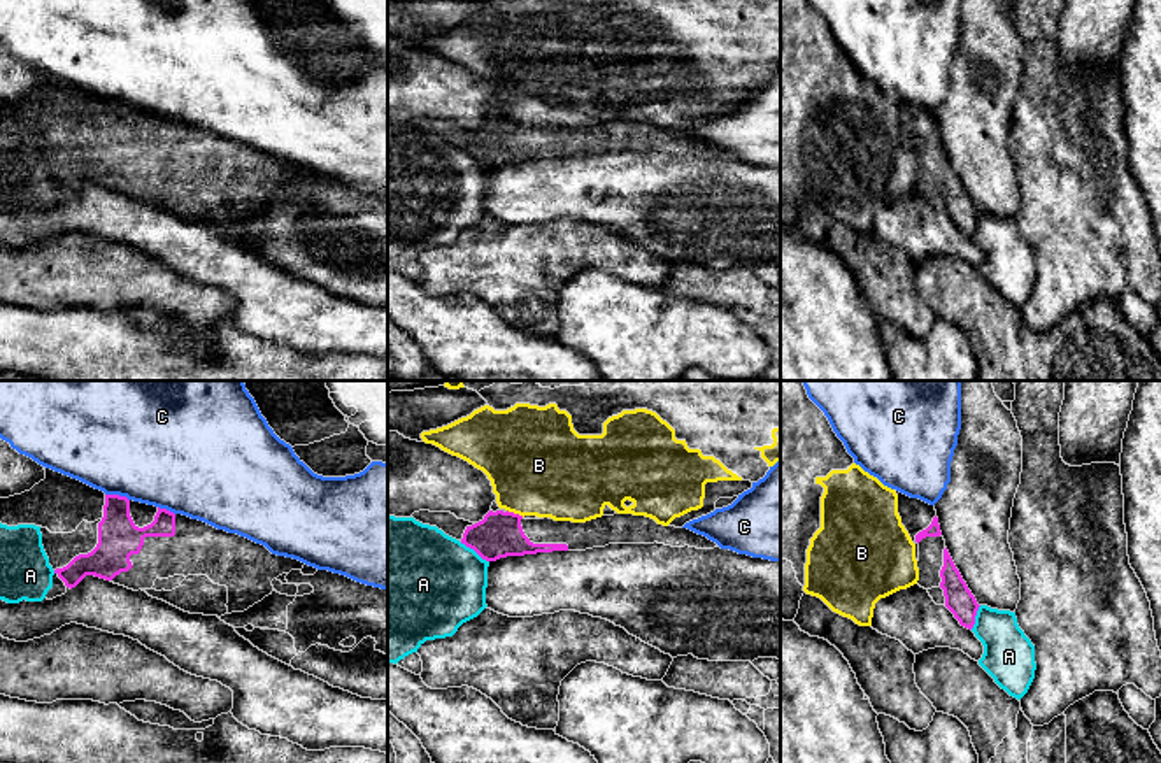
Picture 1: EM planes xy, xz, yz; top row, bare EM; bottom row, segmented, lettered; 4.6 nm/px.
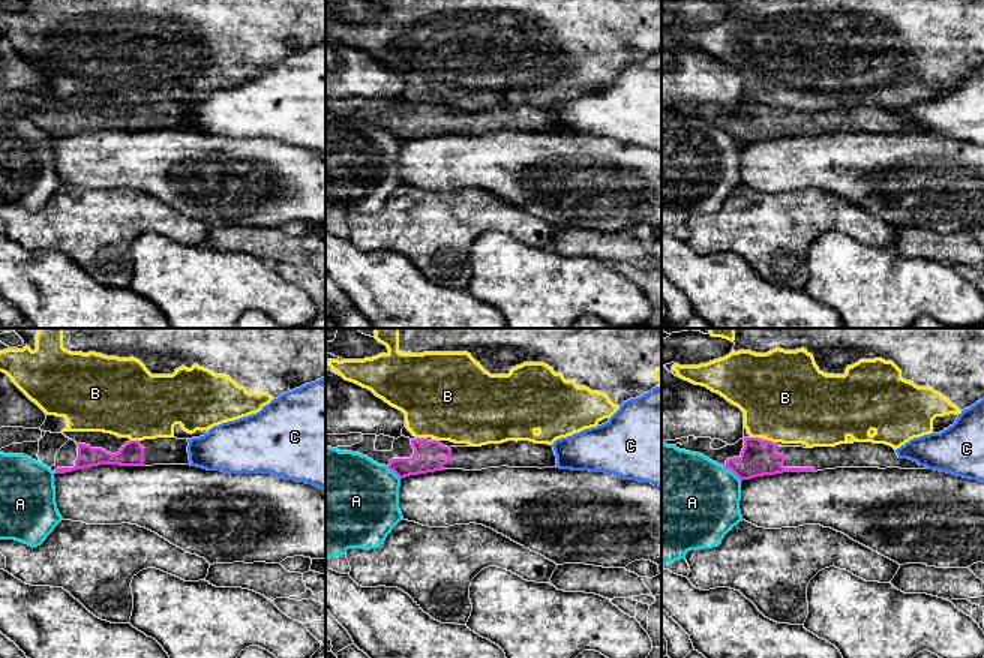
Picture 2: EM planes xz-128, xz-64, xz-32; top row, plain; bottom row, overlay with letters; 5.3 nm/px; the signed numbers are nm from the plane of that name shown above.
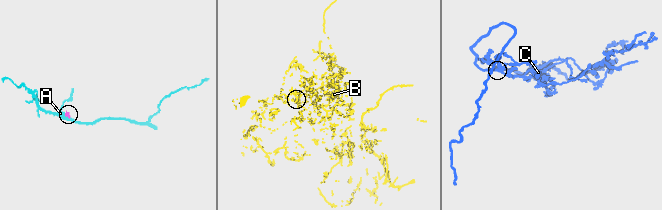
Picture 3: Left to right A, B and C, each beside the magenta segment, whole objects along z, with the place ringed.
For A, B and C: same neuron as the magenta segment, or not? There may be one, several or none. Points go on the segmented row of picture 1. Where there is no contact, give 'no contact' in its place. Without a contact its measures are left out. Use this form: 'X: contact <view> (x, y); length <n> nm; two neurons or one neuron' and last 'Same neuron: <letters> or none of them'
A: contact xz (474, 549); length 160 nm; two neurons
B: contact xz (516, 514); length 90 nm; two neurons
C: contact xy (118, 495); length 120 nm; two neurons
Same neuron: none of them

